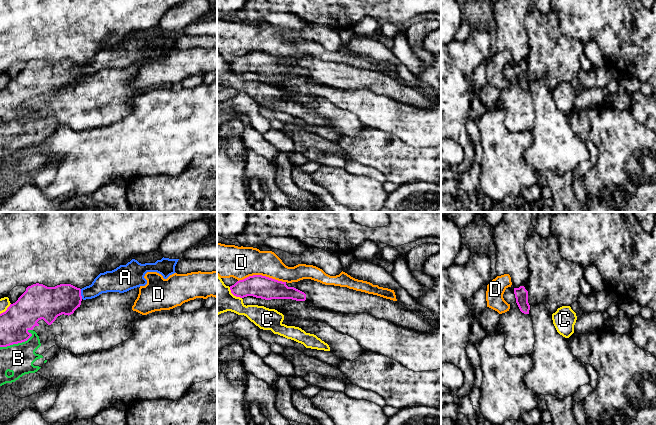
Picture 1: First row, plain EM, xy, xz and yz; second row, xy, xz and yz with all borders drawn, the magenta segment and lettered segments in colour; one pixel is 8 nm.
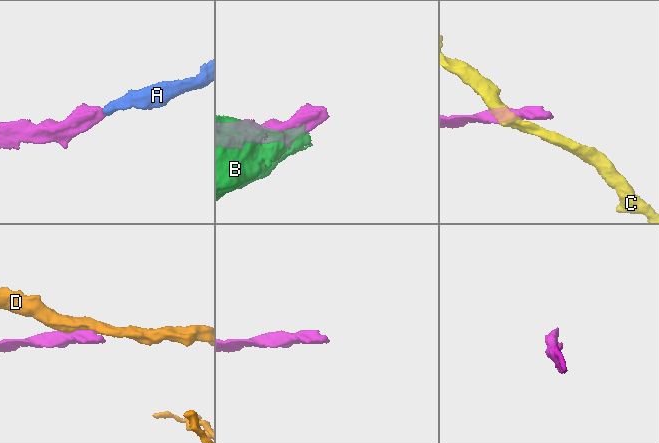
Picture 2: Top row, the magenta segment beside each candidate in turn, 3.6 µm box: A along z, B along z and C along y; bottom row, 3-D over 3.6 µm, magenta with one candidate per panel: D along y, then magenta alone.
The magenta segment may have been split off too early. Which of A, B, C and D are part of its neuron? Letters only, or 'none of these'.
A

